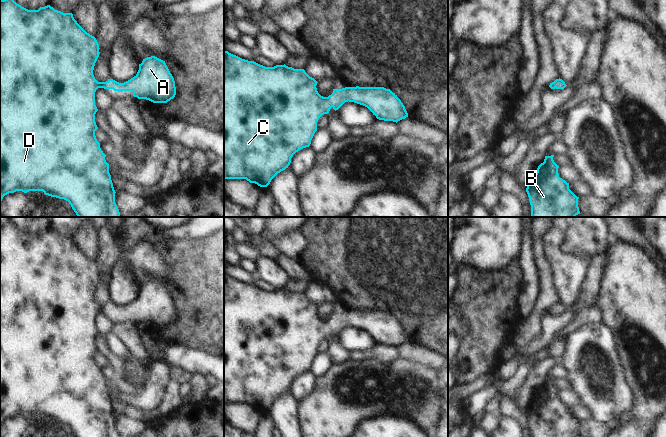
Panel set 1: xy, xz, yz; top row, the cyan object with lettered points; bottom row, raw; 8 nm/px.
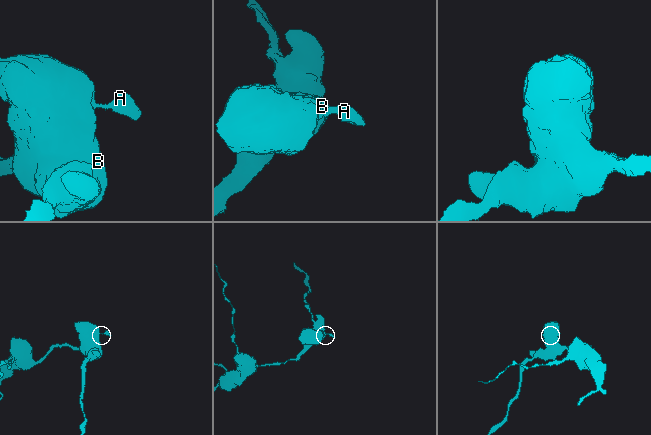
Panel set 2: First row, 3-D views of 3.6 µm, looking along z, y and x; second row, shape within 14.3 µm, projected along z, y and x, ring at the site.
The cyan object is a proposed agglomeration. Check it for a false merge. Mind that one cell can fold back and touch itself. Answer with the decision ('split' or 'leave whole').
leave whole

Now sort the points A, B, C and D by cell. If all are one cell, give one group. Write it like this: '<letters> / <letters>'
A B C D

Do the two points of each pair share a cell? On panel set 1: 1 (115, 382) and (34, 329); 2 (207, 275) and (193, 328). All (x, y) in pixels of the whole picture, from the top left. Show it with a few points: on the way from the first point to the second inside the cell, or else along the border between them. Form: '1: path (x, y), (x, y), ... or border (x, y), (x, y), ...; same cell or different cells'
1: border (105, 379), (105, 385), (109, 389); different cells
2: path (207, 288), (206, 315); same cell

